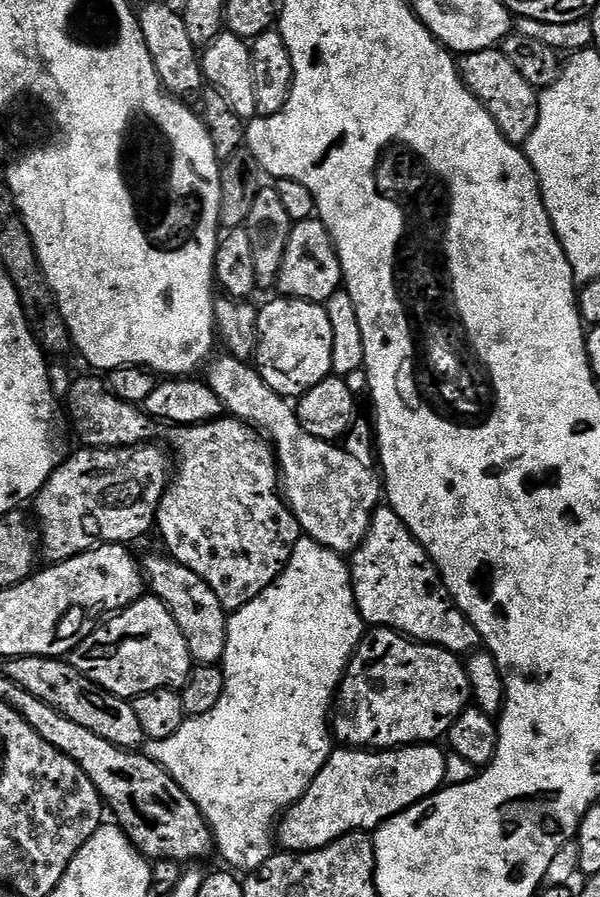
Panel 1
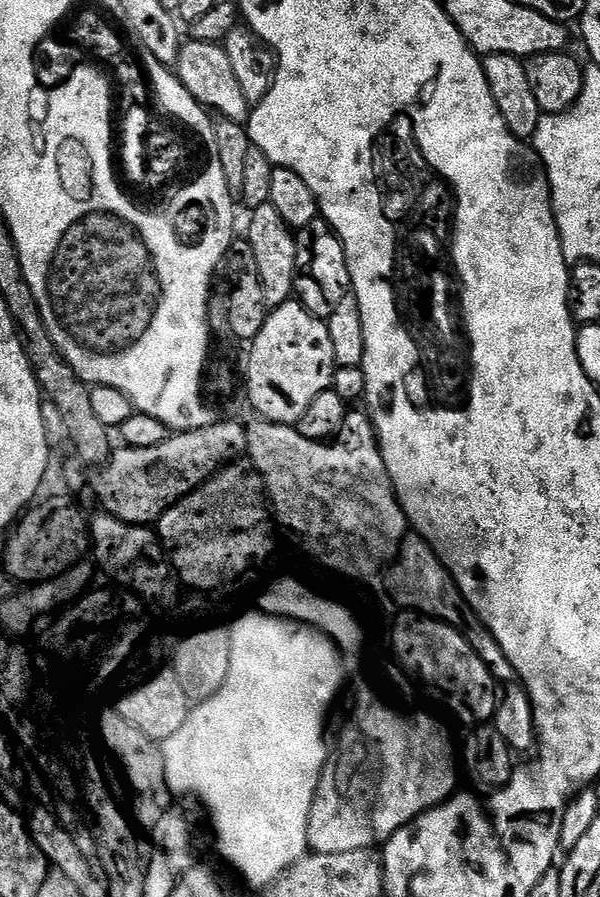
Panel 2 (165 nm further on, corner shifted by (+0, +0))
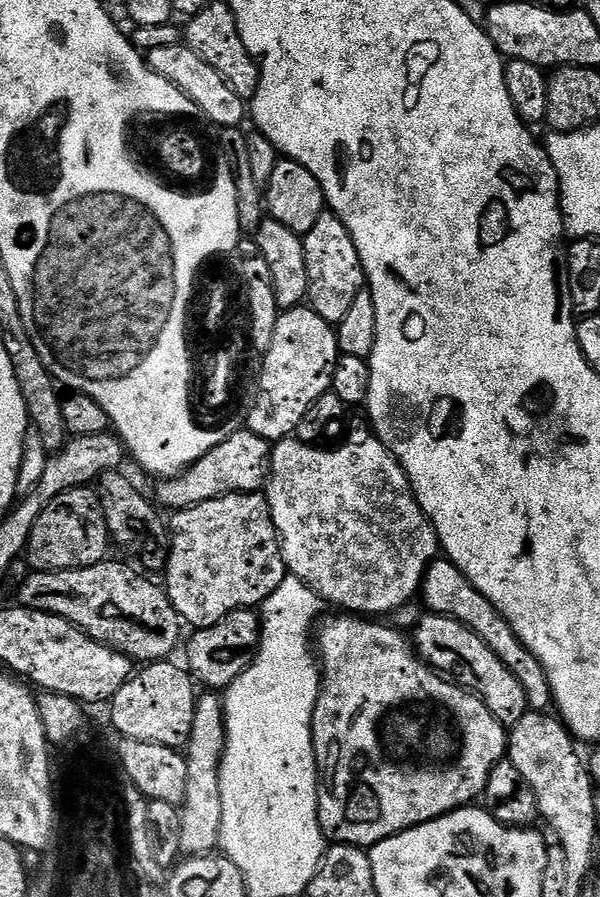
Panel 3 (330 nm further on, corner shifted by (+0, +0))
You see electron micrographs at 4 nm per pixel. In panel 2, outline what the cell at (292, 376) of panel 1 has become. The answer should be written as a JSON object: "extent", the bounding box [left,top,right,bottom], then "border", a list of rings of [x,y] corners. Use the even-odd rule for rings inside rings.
{"extent":[246,300,338,426],"border":[[[287,300],[282,306],[271,309],[258,334],[250,341],[246,352],[246,396],[252,403],[257,417],[269,420],[275,424],[290,424],[295,426],[306,414],[306,406],[318,398],[332,386],[332,376],[338,367],[336,363],[336,342],[330,338],[327,323],[321,317],[310,314],[299,300]]]}

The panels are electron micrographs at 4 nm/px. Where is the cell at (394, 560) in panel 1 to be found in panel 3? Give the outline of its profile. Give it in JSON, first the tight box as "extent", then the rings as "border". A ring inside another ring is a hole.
{"extent":[419,558,553,712],"border":[[[447,558],[433,560],[431,566],[426,570],[419,595],[424,596],[425,605],[423,604],[423,607],[429,613],[449,616],[462,622],[467,628],[474,630],[474,634],[478,634],[478,638],[482,638],[482,642],[486,642],[486,646],[490,646],[490,650],[494,650],[494,654],[498,654],[502,666],[509,668],[518,678],[518,682],[522,682],[522,690],[526,690],[526,702],[531,711],[548,712],[553,707],[550,678],[546,674],[542,662],[538,662],[538,658],[534,658],[534,654],[530,654],[530,650],[520,641],[518,634],[514,634],[510,622],[506,622],[506,618],[502,618],[502,614],[498,614],[494,602],[490,602],[490,598],[486,598],[486,594],[478,591],[470,582],[470,578],[466,578],[466,574],[462,574],[462,570],[458,570],[458,566],[454,566],[451,560]]]}

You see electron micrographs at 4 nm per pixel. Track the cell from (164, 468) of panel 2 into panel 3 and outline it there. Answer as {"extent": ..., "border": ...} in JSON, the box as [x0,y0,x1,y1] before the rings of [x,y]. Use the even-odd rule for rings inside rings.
{"extent":[155,430,273,510],"border":[[[241,430],[230,434],[226,442],[214,446],[179,476],[161,479],[157,483],[160,485],[156,488],[155,499],[171,510],[179,510],[193,508],[230,492],[260,492],[270,475],[272,450],[273,445],[269,441],[253,432]]]}

